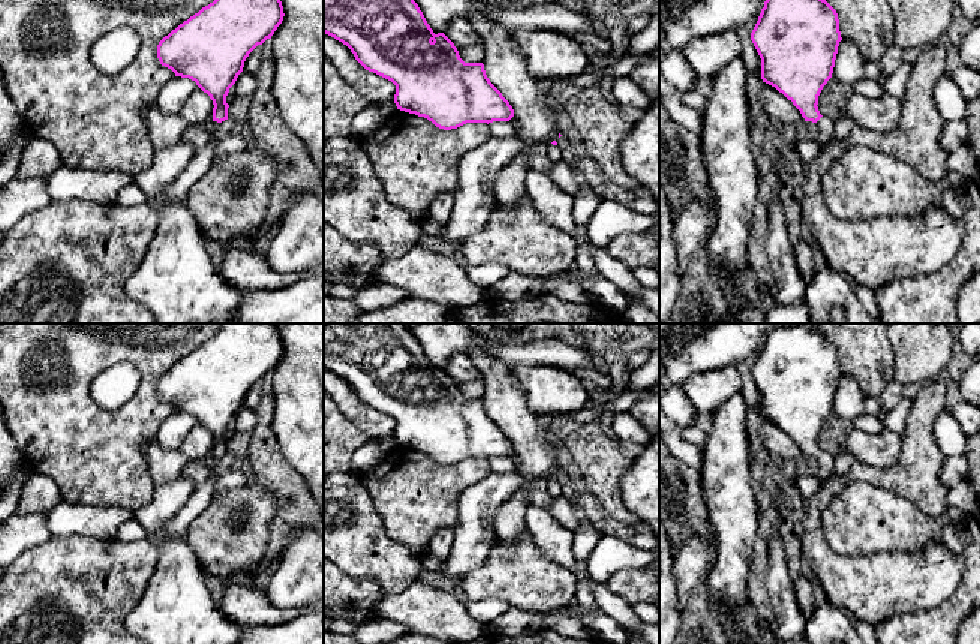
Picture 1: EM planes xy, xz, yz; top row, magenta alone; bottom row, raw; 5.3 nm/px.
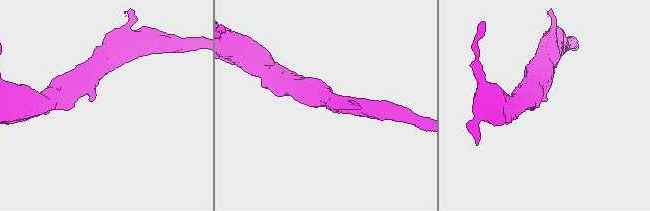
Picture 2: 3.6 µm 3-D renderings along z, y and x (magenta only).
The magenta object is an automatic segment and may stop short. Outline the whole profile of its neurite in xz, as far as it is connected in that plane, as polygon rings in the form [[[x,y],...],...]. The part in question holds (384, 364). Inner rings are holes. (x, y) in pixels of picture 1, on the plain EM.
[[[324,323],[324,368],[346,380],[355,395],[396,421],[397,445],[424,452],[444,466],[466,458],[509,457],[514,445],[490,418],[483,398],[465,398],[454,379],[444,370],[435,370],[418,340],[405,323]]]

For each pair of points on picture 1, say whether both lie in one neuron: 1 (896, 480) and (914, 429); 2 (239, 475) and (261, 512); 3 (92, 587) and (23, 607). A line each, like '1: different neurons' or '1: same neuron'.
1: same neuron
2: different neurons
3: same neuron

